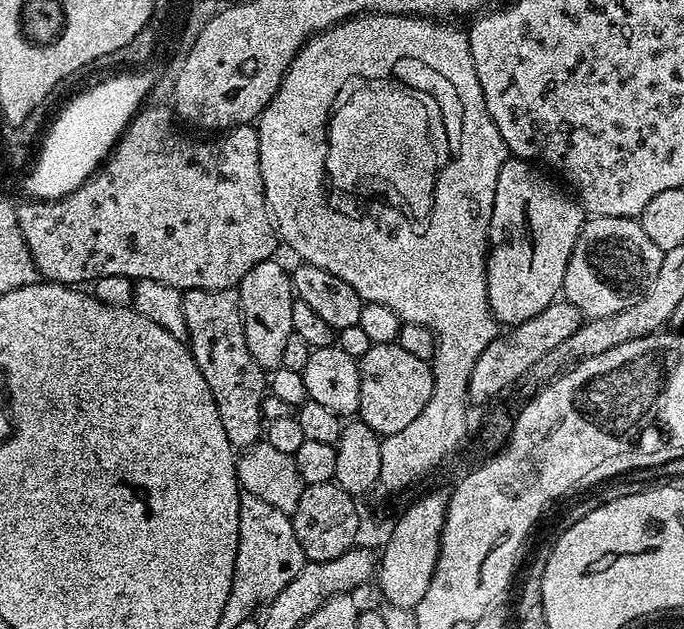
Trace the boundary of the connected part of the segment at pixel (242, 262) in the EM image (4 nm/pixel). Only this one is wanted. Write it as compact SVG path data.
M151 104L141 107L140 111L132 117L132 121L124 129L124 133L116 141L115 148L108 153L104 163L70 194L59 196L57 200L32 198L27 201L29 204L19 205L16 208L14 223L18 226L18 230L26 242L28 253L34 262L37 273L45 281L84 286L87 285L84 284L87 280L89 283L98 278L106 278L106 274L118 274L119 276L130 276L136 282L140 280L166 282L166 286L174 286L181 290L236 288L240 279L246 274L250 274L250 270L254 270L254 266L258 266L258 262L266 262L277 255L276 221L272 219L272 213L268 210L264 183L262 182L262 170L260 169L259 131L252 124L239 124L236 128L229 128L213 135L216 137L212 141L195 140L194 137L180 132L181 125L178 123L178 117L169 105L167 108L164 104Z

